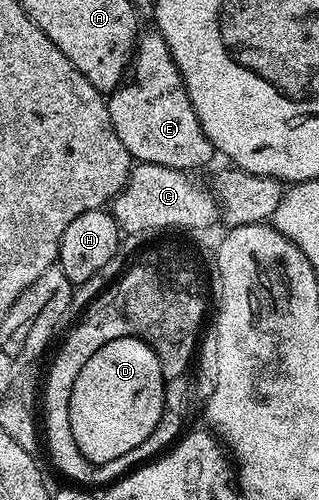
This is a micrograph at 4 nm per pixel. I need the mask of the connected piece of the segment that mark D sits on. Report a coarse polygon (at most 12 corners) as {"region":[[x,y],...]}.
{"region":[[144,339],[106,341],[74,377],[70,424],[92,462],[154,433],[166,380]]}

